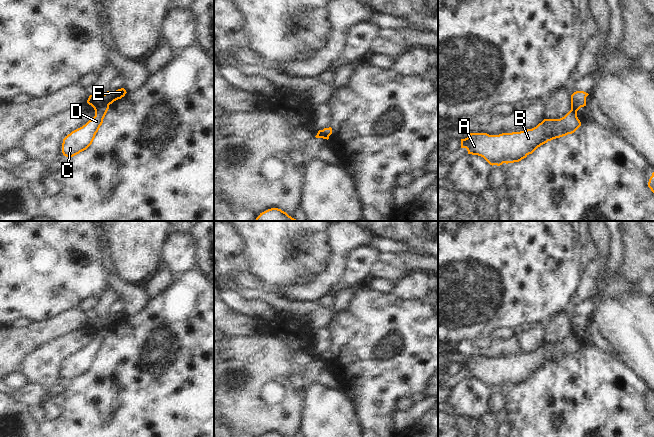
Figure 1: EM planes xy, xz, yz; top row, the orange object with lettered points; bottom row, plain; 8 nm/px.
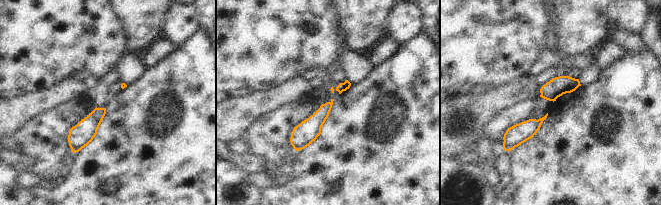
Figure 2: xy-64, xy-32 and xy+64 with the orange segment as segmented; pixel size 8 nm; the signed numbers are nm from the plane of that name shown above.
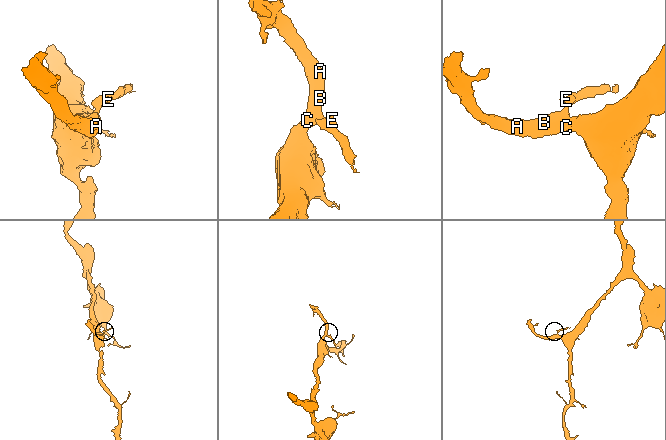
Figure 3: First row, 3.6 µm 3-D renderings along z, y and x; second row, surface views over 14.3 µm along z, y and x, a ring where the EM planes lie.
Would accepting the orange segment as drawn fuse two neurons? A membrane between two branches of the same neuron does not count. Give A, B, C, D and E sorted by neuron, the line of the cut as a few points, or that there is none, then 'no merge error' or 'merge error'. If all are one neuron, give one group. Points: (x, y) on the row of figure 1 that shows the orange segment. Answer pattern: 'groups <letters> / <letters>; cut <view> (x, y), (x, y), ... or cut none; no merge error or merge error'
groups A B C D / E; cut xy (108, 105), (101, 106), (95, 110); merge error

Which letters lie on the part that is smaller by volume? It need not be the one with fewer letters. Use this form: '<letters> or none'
E

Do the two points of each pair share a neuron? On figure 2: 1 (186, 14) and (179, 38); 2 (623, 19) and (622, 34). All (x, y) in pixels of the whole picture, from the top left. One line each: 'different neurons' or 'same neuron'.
1: same neuron
2: different neurons

